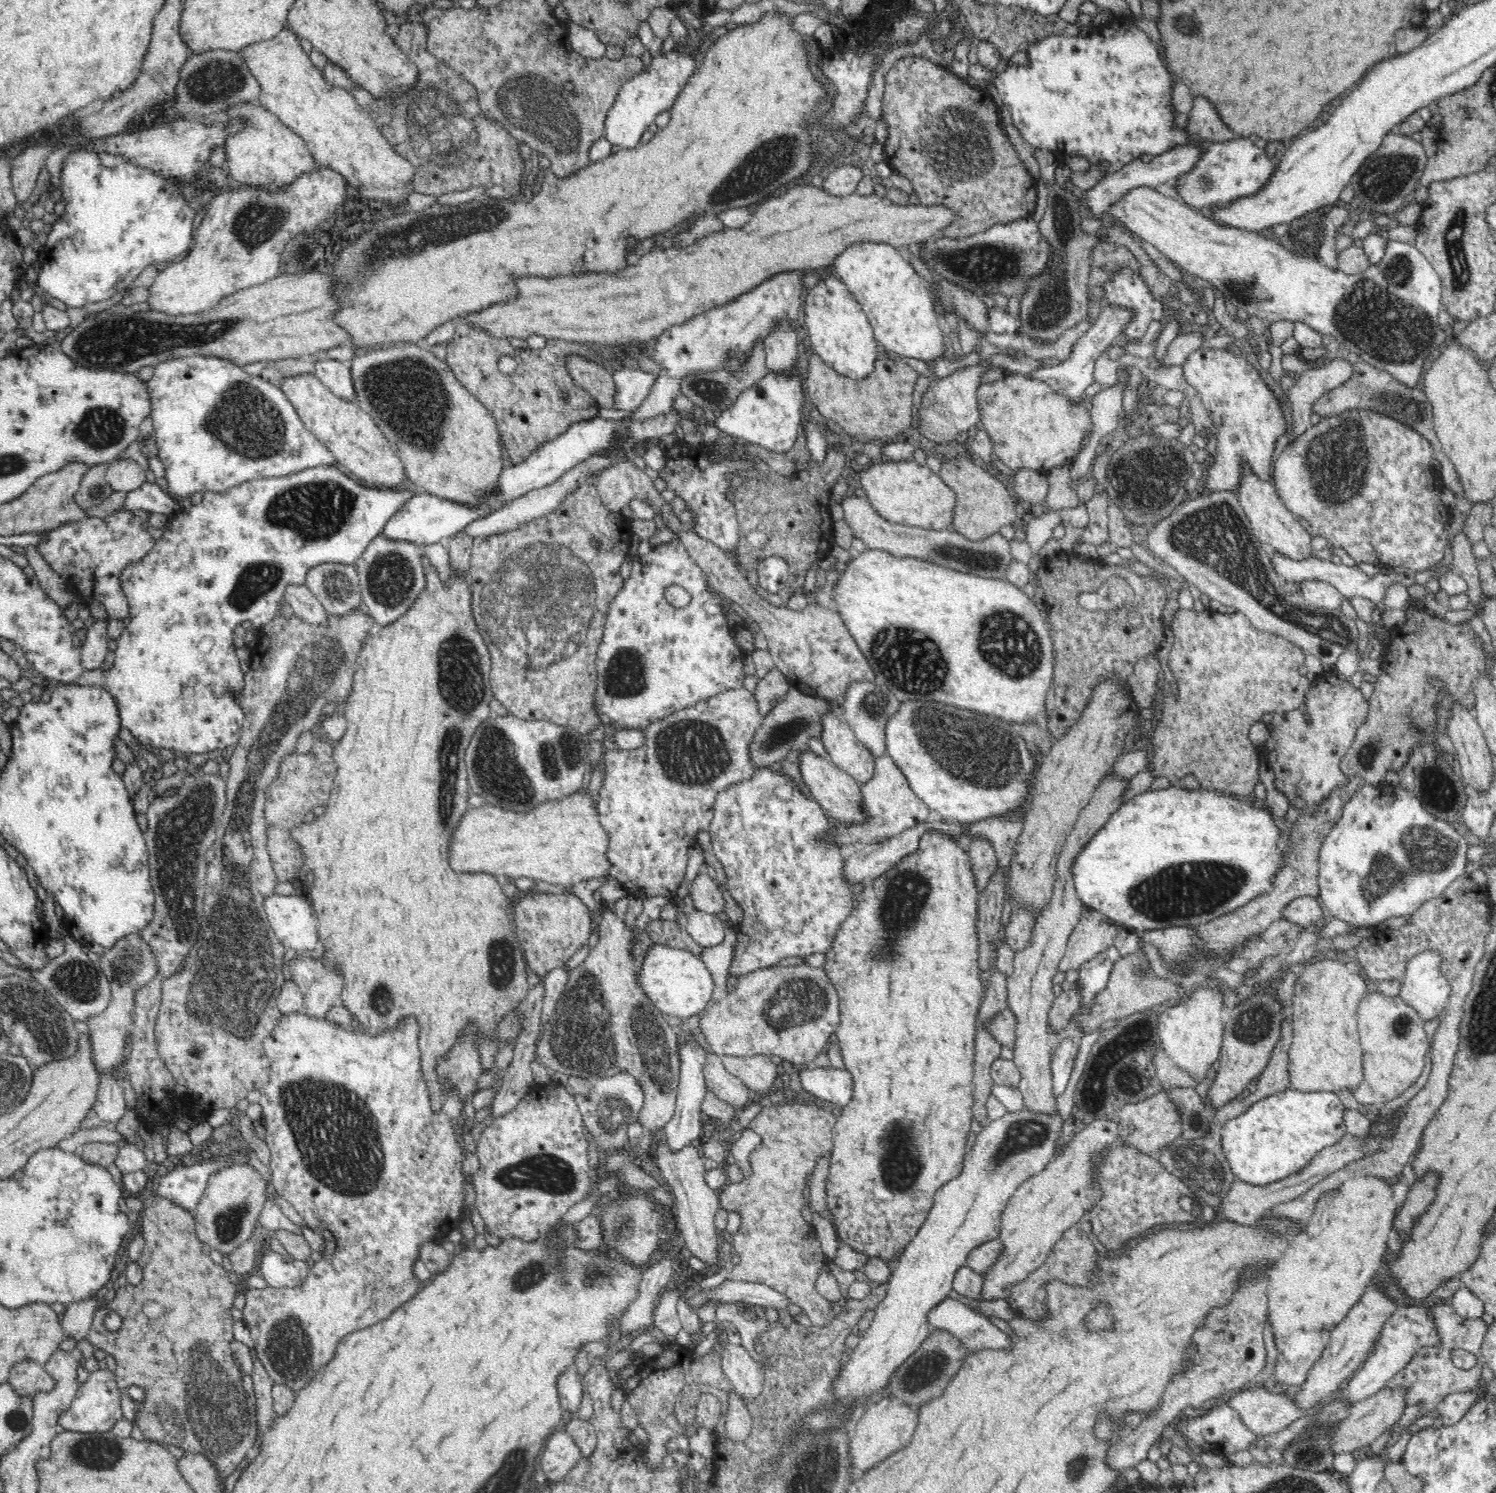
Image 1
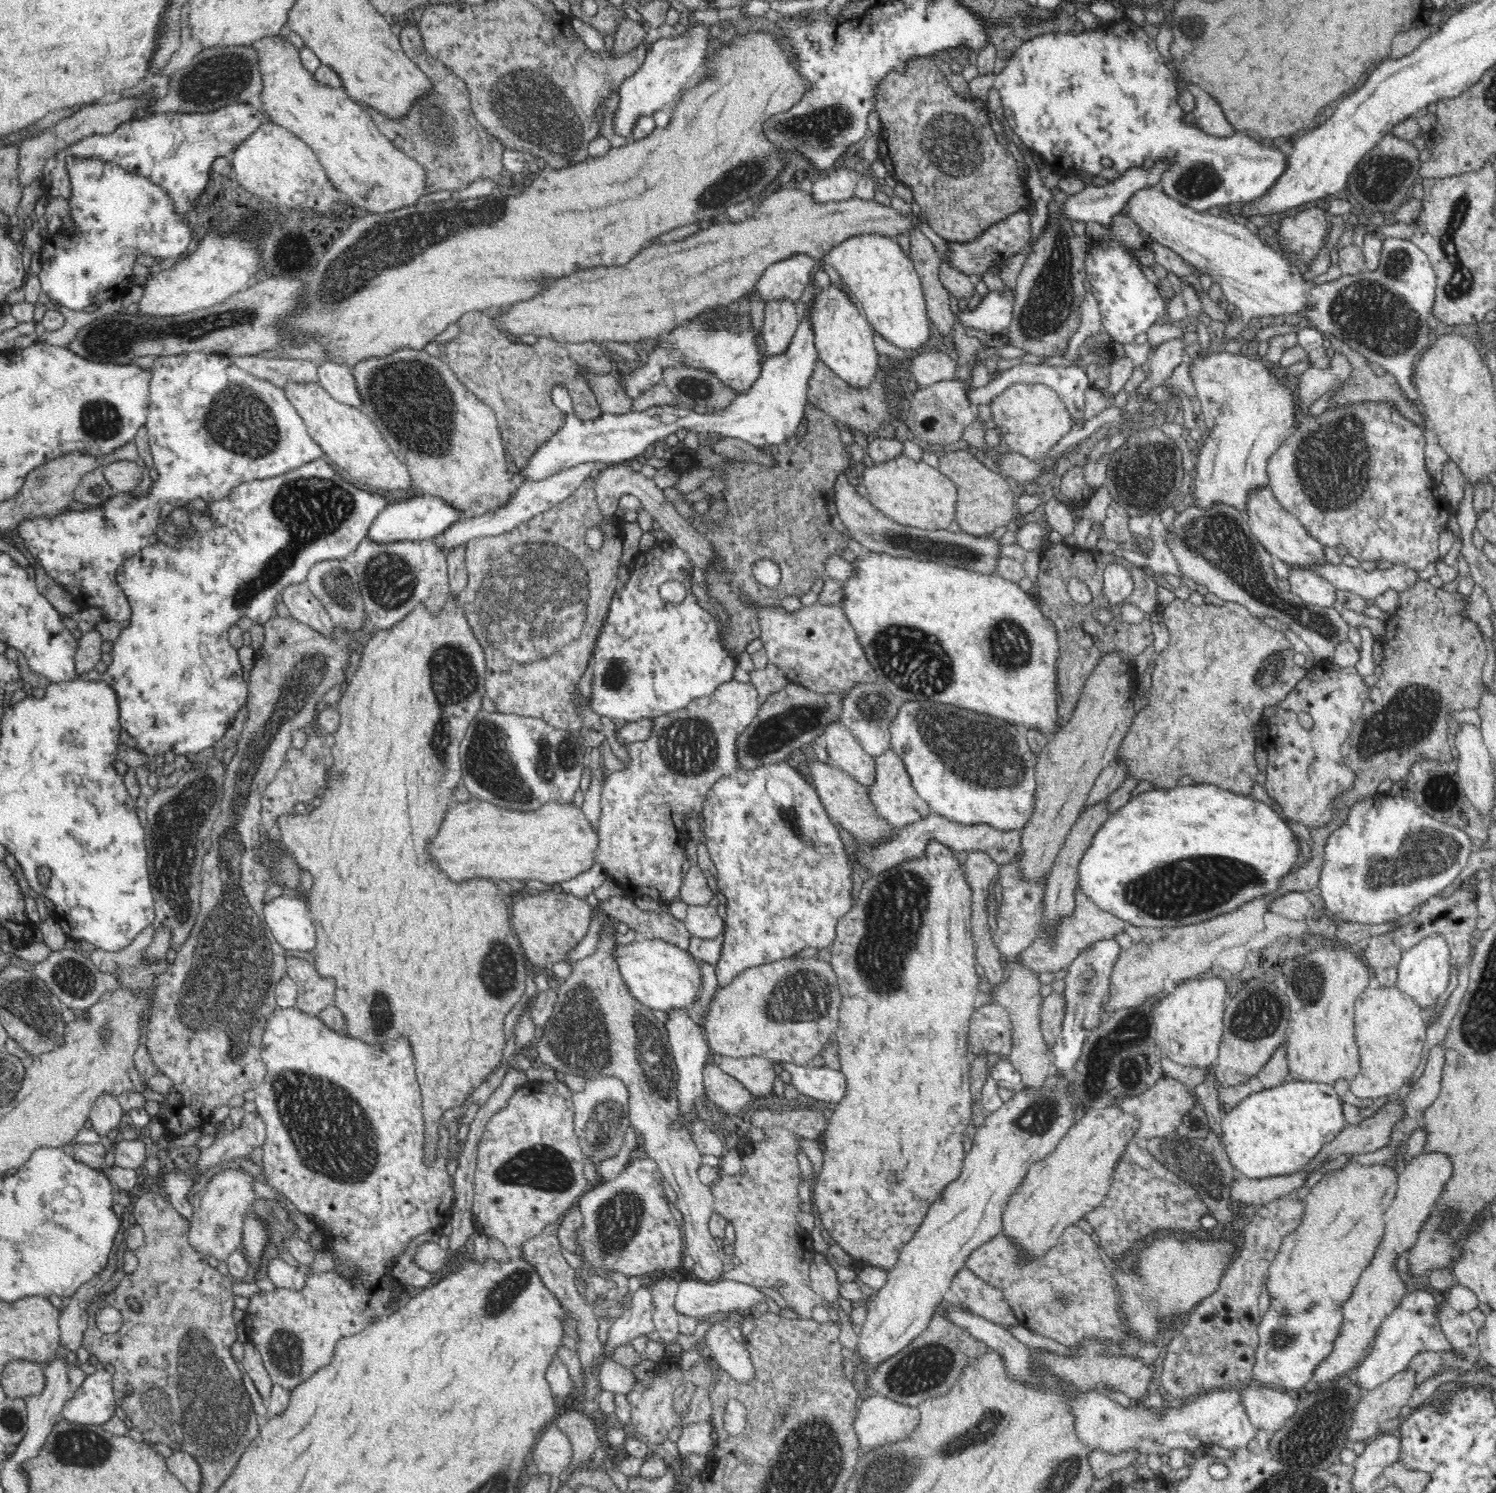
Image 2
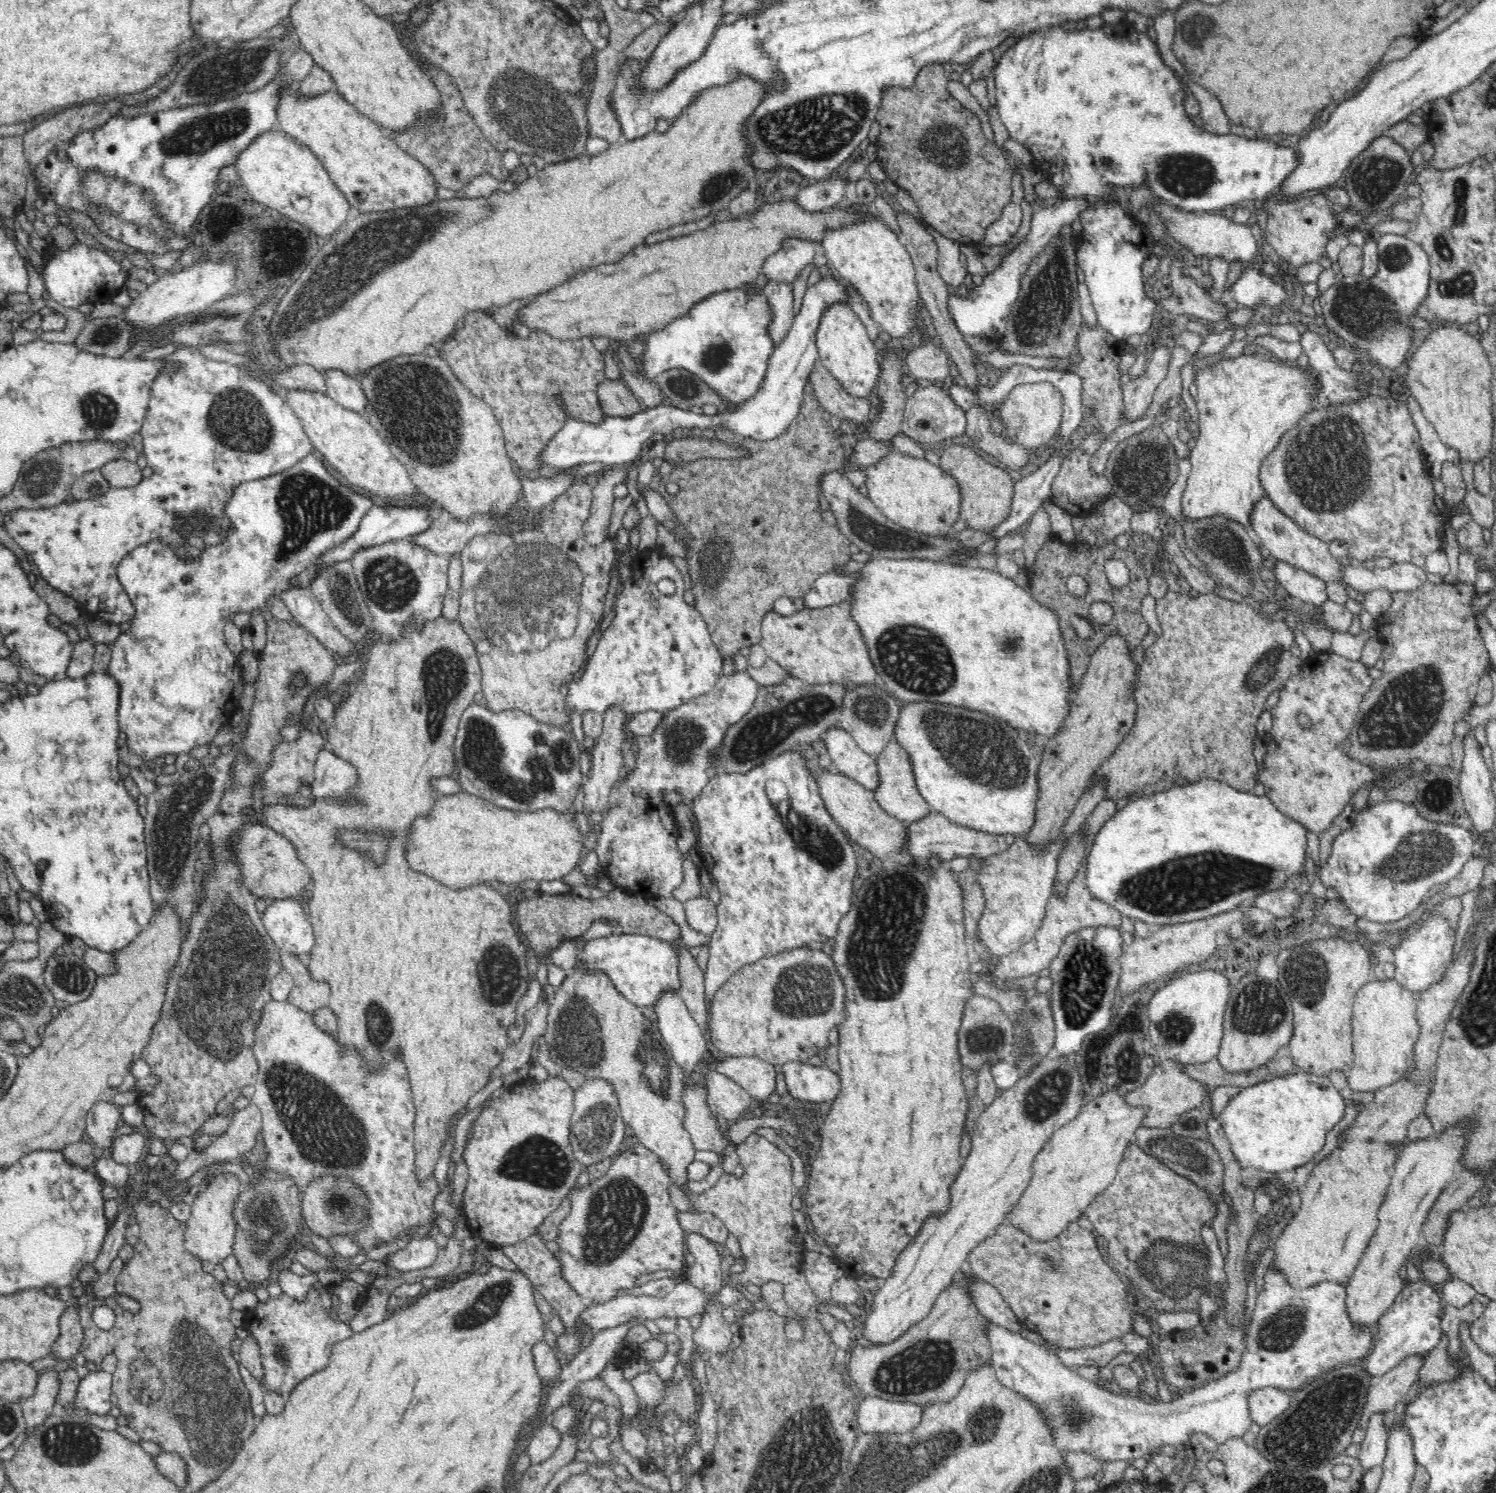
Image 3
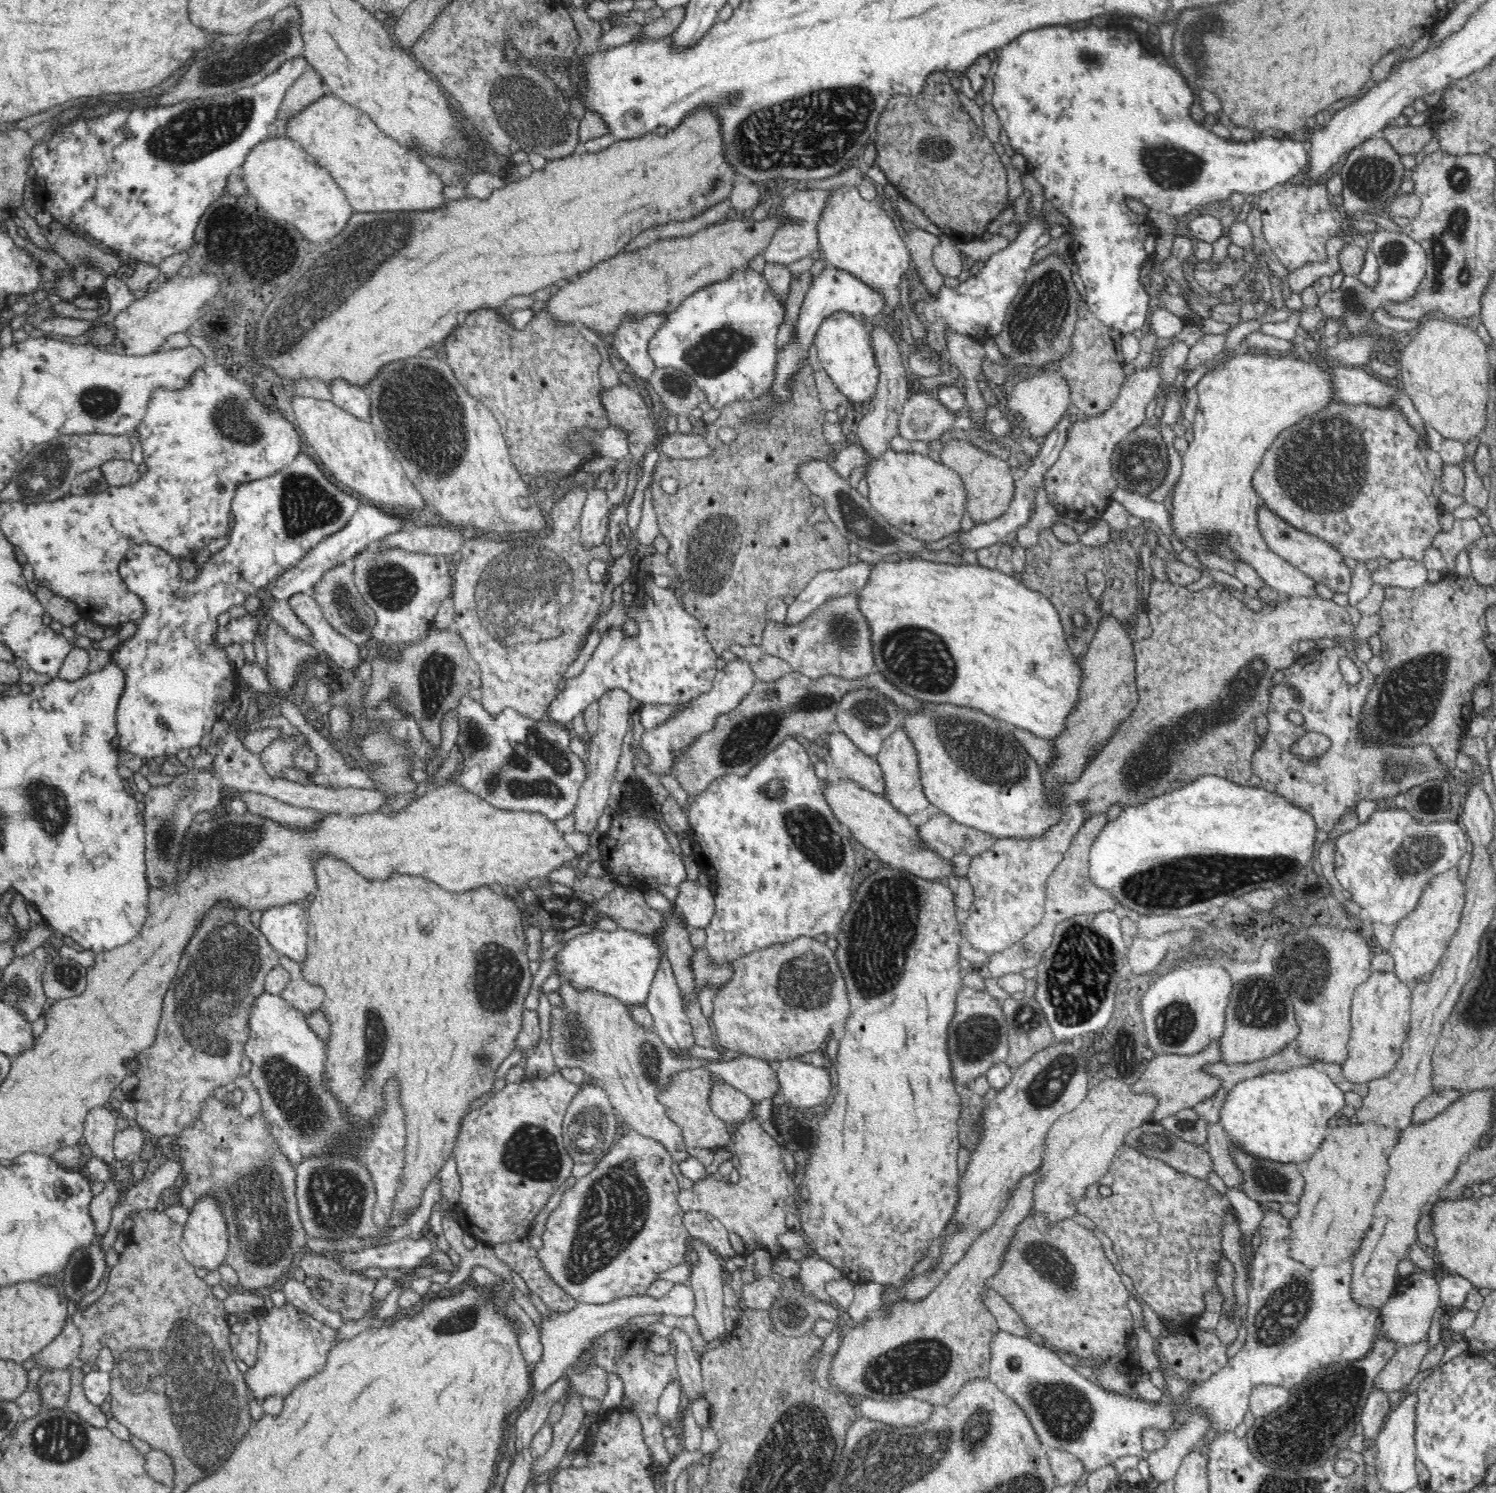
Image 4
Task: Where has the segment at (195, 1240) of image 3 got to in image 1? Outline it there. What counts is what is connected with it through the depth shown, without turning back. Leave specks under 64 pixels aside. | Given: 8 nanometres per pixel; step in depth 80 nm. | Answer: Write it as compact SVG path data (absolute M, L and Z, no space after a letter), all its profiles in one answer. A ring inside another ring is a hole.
M251 1165L229 1166L212 1174L206 1182L206 1190L193 1214L196 1235L210 1250L219 1250L226 1256L252 1236L260 1212L265 1210L268 1182Z

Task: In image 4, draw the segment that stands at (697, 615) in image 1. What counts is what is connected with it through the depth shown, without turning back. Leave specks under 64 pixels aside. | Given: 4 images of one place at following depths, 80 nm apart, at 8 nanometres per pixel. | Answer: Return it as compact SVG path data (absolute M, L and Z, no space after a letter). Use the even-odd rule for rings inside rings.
M636 571L632 574L637 584L637 593L633 606L626 609L629 618L633 618L634 622L638 624L638 634L636 636L625 634L621 626L610 628L601 635L598 647L583 670L576 677L566 679L565 687L550 702L548 719L551 722L569 726L575 716L590 706L594 700L600 700L604 692L610 688L625 690L630 698L634 698L634 702L638 702L640 708L646 704L687 703L712 688L717 672L716 660L719 655L714 653L700 622L688 611L684 611L681 599L676 597L677 587L662 589L654 583L653 575L650 571Z

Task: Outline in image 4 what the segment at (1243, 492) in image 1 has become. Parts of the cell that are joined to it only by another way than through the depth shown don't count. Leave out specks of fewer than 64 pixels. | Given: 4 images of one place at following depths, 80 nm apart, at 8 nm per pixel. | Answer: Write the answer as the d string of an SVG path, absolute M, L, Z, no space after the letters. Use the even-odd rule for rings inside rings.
M1262 504L1258 508L1258 526L1259 532L1262 533L1268 548L1272 552L1287 560L1292 566L1304 572L1317 583L1326 585L1331 591L1342 592L1342 594L1349 592L1352 575L1342 559L1341 551L1333 544L1314 534L1306 534L1302 530L1298 530Z

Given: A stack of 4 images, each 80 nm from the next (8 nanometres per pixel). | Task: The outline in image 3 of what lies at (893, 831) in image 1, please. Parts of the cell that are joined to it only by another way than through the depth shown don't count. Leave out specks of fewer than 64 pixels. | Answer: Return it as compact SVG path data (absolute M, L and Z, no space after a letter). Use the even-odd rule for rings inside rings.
M892 738L886 748L875 756L880 775L879 785L873 790L876 802L892 817L904 824L916 822L932 812L929 804L917 789L909 752Z

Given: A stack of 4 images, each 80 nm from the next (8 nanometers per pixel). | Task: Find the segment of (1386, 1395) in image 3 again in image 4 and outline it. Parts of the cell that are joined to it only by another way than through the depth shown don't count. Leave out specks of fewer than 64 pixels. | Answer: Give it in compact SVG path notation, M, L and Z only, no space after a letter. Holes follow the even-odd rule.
M1428 1339L1398 1347L1394 1356L1379 1373L1373 1388L1380 1388L1380 1391L1394 1399L1414 1380L1428 1352L1430 1352Z

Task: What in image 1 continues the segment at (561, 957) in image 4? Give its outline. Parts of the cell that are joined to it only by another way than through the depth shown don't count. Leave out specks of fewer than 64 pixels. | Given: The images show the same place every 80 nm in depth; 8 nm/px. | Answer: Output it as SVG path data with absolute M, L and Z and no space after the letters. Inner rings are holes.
M653 943L648 948L646 958L636 972L637 984L641 986L647 998L663 1013L671 1018L686 1021L694 1014L703 1016L709 1006L717 999L712 974L700 957L687 950Z

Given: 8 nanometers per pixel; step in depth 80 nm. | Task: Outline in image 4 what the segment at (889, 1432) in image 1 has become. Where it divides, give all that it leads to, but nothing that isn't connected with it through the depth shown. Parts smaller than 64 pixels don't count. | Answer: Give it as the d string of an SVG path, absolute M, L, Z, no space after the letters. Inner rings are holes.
M861 1398L859 1402L859 1416L903 1428L904 1426L921 1425L930 1417L933 1406L928 1401L906 1398L898 1401L880 1401Z

